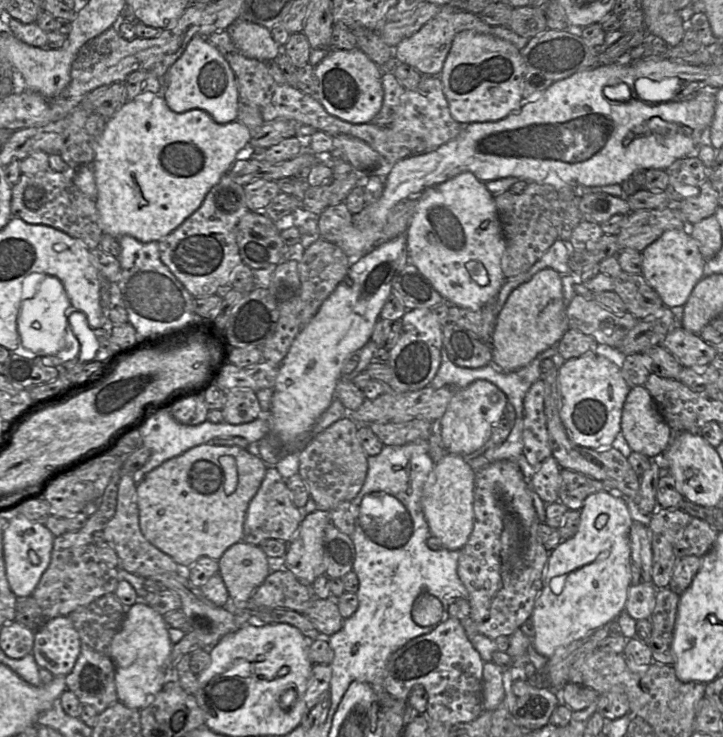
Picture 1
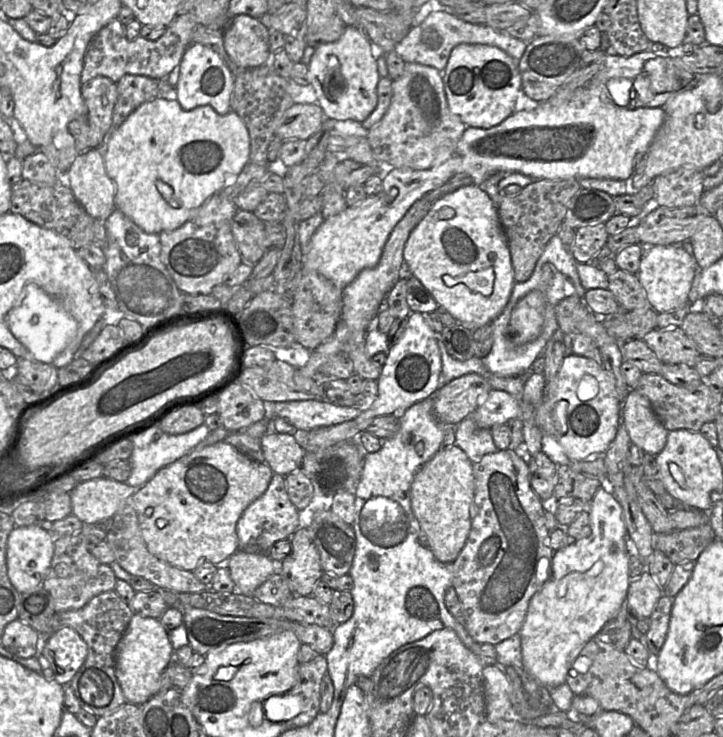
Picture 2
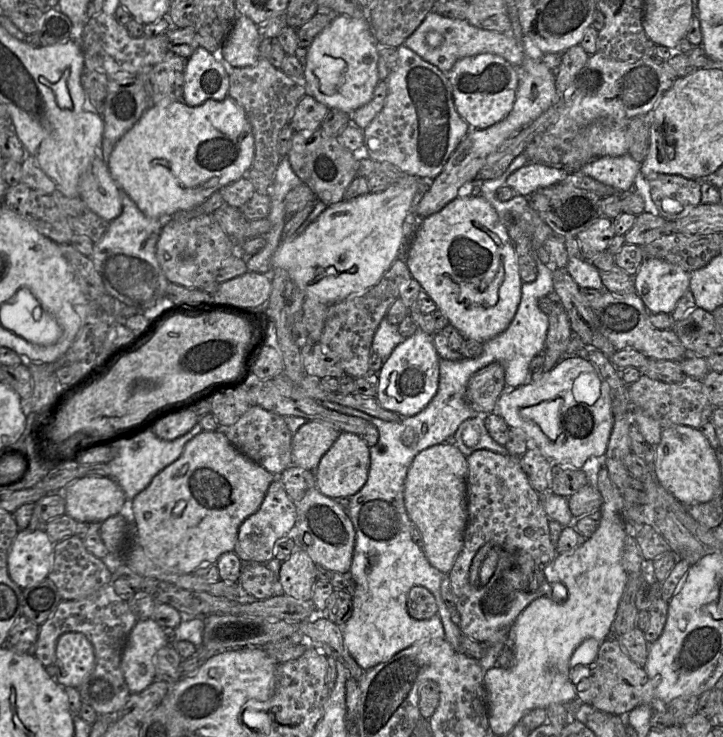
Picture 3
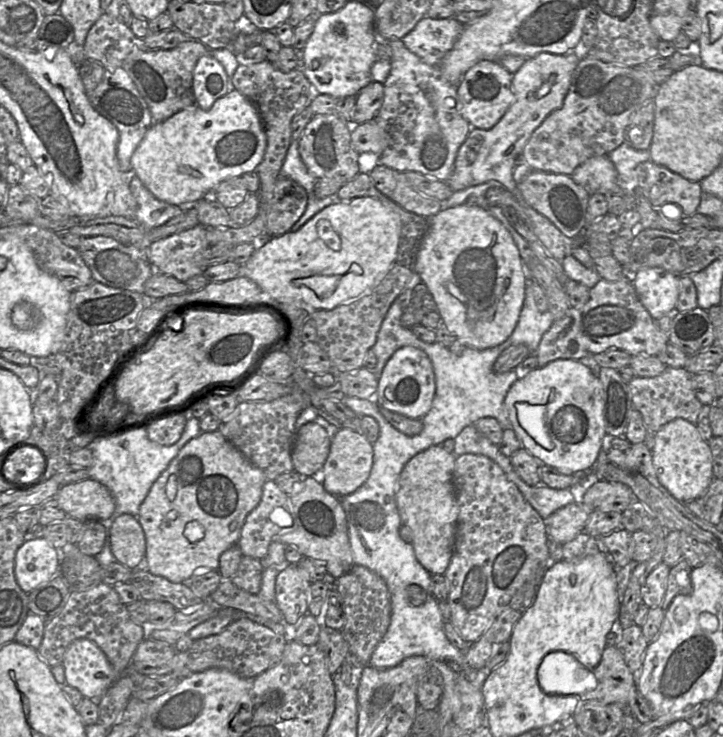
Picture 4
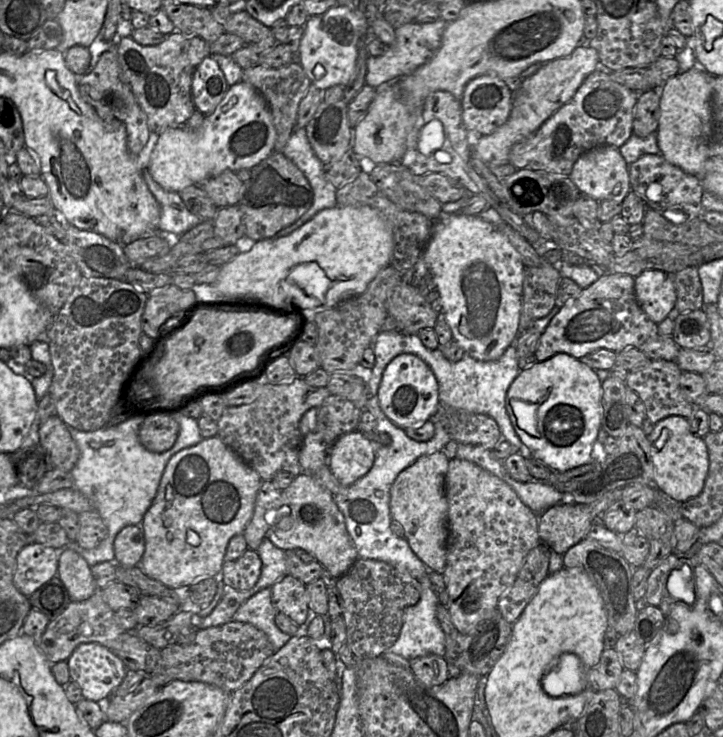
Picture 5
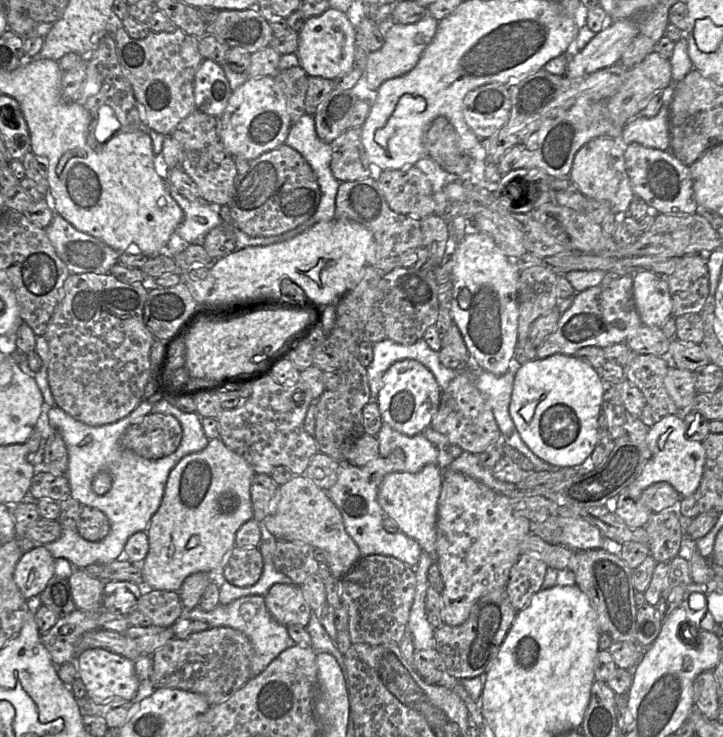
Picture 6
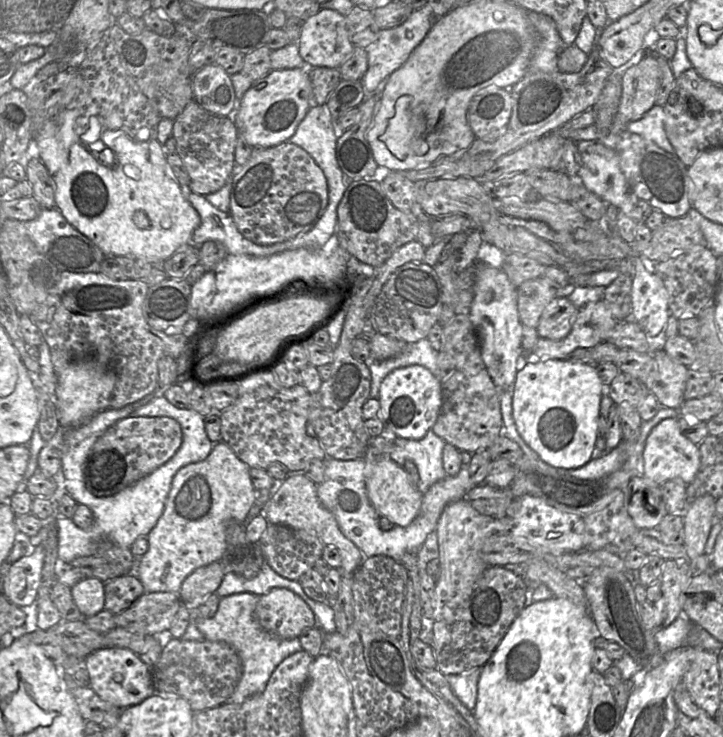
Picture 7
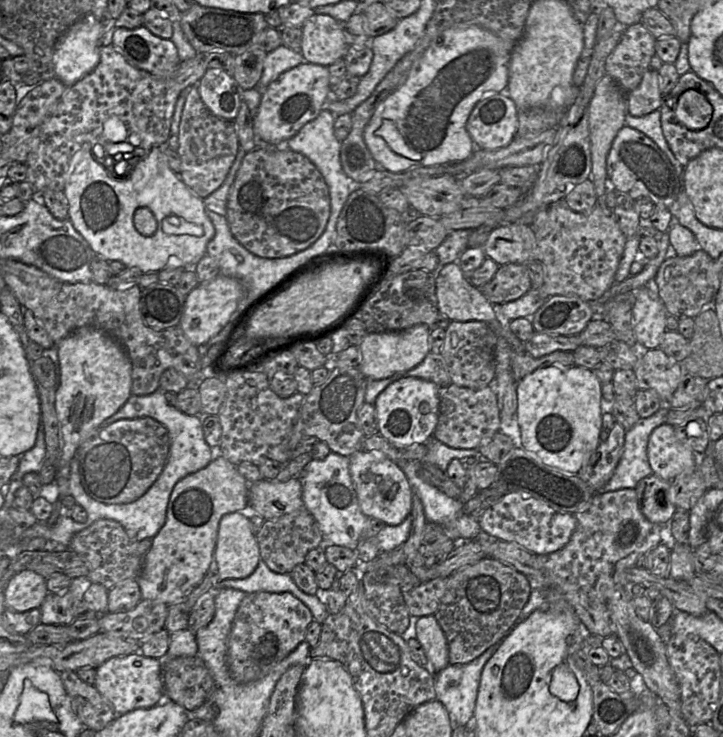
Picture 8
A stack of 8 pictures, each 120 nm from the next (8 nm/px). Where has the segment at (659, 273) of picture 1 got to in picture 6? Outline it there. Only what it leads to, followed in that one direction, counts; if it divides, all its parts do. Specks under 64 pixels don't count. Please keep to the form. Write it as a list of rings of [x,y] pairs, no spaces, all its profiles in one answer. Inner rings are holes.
[[[648,270],[633,275],[635,306],[644,326],[661,328],[672,316],[672,298],[666,276]]]

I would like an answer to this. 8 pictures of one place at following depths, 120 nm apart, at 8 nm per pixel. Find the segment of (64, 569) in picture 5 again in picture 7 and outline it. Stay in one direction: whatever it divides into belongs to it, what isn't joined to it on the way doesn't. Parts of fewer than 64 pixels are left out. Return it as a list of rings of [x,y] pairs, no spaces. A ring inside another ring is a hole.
[[[86,577],[71,588],[72,597],[84,617],[94,616],[105,609],[105,583]]]

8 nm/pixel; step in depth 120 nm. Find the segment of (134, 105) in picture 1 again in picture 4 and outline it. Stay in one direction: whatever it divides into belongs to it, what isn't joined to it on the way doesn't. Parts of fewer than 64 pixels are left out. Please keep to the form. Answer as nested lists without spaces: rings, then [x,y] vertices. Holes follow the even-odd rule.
[[[231,89],[209,110],[192,105],[168,119],[153,123],[131,157],[131,166],[157,199],[172,205],[210,197],[223,181],[256,171],[267,145],[257,107]]]

